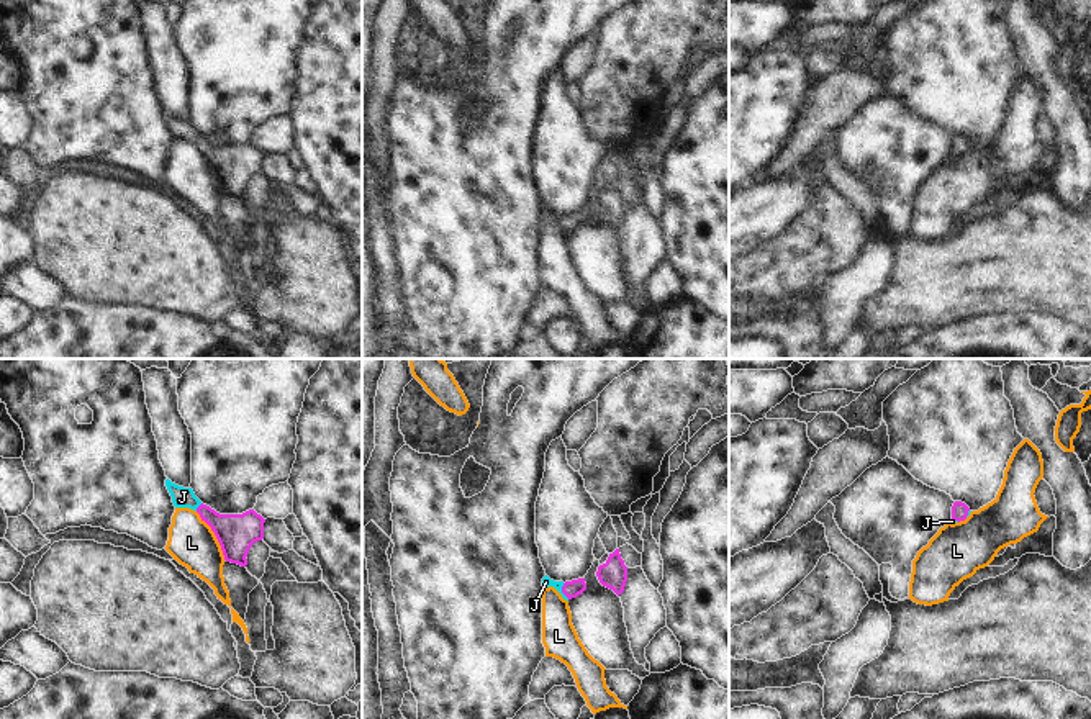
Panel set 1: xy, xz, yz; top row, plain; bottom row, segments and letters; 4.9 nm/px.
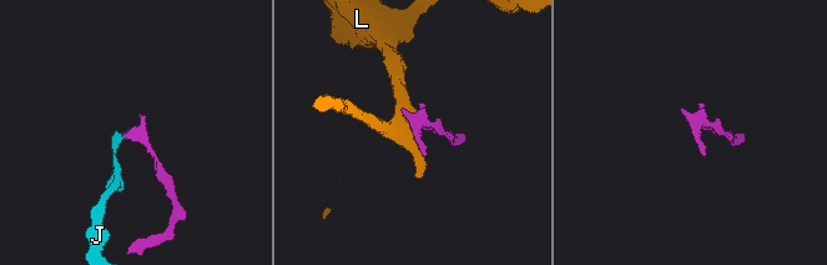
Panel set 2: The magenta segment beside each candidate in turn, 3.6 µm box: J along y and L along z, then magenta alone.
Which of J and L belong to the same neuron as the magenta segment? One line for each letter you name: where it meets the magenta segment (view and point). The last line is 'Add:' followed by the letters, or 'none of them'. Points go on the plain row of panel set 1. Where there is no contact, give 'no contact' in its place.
J: meets magenta in xz at (562, 225)
Add: J

